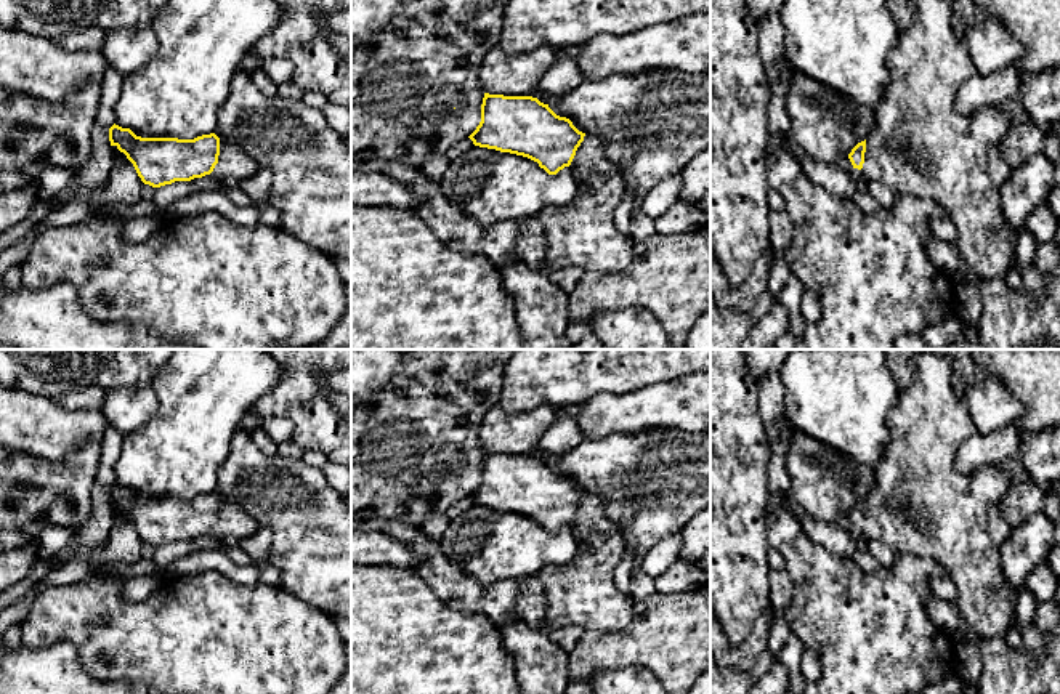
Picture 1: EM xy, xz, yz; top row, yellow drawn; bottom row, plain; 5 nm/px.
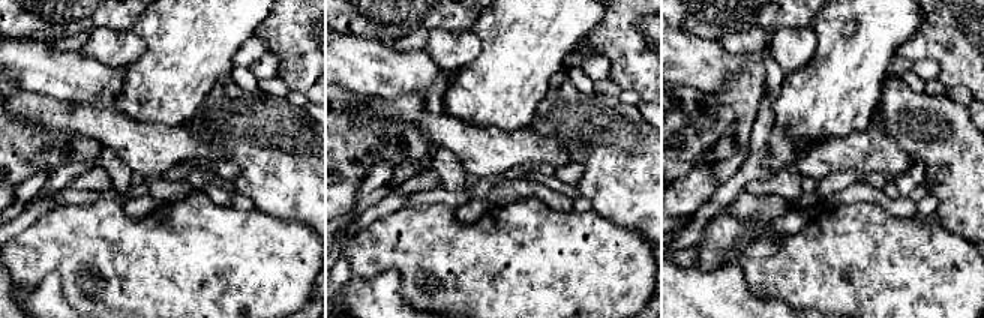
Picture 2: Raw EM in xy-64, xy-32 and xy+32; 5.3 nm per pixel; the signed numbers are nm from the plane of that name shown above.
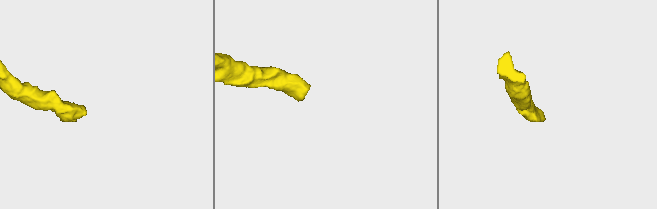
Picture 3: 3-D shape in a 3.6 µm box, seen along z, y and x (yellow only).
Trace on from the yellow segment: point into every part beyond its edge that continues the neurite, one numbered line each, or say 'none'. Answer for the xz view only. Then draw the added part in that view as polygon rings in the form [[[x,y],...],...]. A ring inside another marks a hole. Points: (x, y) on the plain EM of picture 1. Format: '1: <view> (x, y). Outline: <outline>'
1: xz (582, 593). Outline: [[[593,495],[581,502],[569,529],[576,539],[572,561],[564,566],[545,566],[536,574],[547,596],[542,630],[576,625],[584,631],[622,631],[633,619],[633,598],[621,591],[614,582],[614,571],[625,553],[624,534],[606,516],[601,500]]]

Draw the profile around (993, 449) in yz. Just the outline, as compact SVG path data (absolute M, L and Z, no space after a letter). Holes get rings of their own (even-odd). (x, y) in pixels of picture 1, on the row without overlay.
M1015 423L1005 425L989 434L973 433L959 449L956 470L972 474L983 466L1002 466L1017 458L1023 436Z

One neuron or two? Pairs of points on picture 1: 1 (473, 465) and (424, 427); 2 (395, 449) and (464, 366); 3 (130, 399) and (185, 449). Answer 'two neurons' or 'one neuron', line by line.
1: one neuron
2: one neuron
3: two neurons

